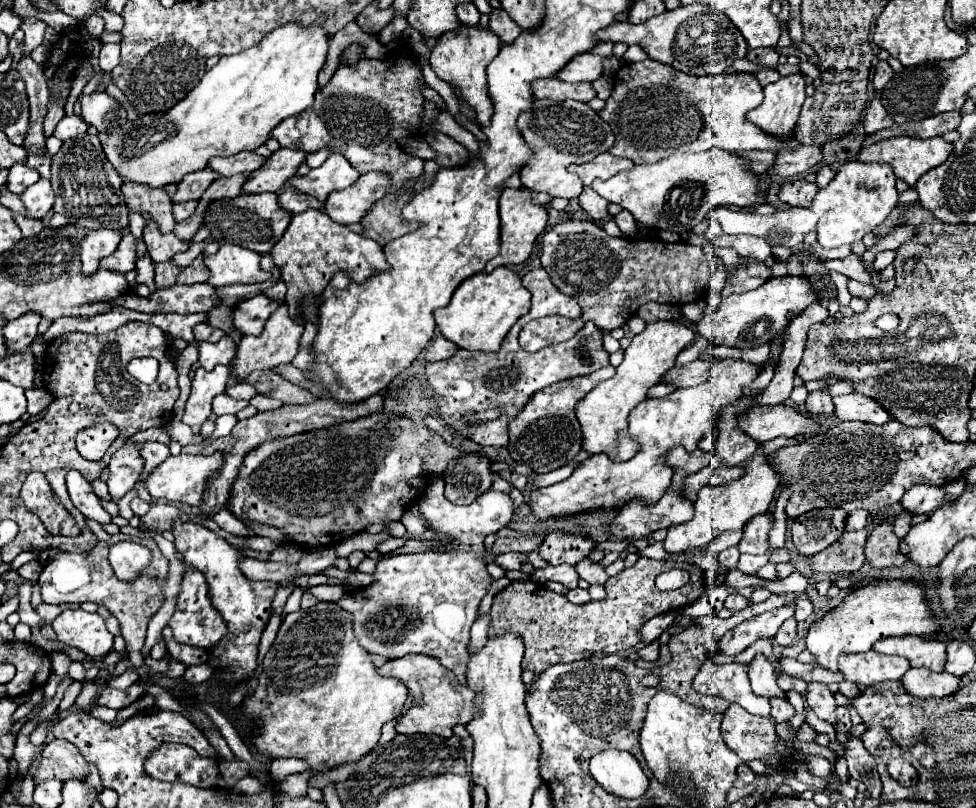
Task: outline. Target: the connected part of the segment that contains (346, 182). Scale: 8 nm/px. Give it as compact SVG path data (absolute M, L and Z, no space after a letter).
M336 152L330 154L320 168L310 170L306 176L296 174L290 180L286 180L284 186L296 188L296 192L310 194L320 202L324 202L332 190L348 188L358 176L360 174L352 168L352 164L348 164L348 160Z

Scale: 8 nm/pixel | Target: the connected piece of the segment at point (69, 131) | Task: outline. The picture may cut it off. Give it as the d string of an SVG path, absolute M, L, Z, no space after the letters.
M66 114L60 122L58 122L58 126L56 126L56 130L54 130L54 136L58 138L58 140L68 140L68 138L72 138L72 136L78 136L78 134L82 134L82 132L88 132L88 124L82 120L82 118L78 118L76 114Z

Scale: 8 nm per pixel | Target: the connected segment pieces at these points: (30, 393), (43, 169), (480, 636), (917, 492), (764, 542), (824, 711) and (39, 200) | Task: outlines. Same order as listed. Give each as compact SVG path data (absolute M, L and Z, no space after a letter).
M36 388L26 390L26 398L28 398L28 414L30 416L36 416L44 408L48 408L48 404L52 402L52 396L44 388L42 390L36 390Z
M44 152L42 156L34 156L34 154L28 154L28 162L26 162L30 168L34 168L42 178L50 178L50 154Z
M482 616L472 624L470 630L470 642L468 642L468 652L476 652L476 648L484 648L484 640L488 638L488 622L490 616Z
M916 484L916 488L908 488L908 492L904 492L900 506L910 514L930 514L940 504L944 504L944 496L944 488Z
M762 514L752 518L746 528L744 528L744 536L738 544L740 552L746 554L764 554L768 550L768 532L772 528L772 516Z
M810 682L808 684L808 694L806 694L806 704L810 706L810 710L814 710L814 714L818 718L836 726L836 706L838 704L836 704L836 700L834 700L834 696L828 690L826 684Z
M40 180L40 182L32 184L30 188L24 190L24 194L20 198L26 208L26 218L42 220L54 204L54 190L52 190L50 180Z

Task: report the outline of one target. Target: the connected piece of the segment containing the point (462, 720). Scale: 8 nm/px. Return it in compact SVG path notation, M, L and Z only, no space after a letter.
M408 654L404 658L388 660L384 666L378 668L380 676L398 678L408 688L412 696L412 704L408 710L398 718L396 732L398 734L438 734L438 736L452 736L452 728L456 724L468 724L474 714L474 692L468 686L460 686L452 672L448 672L436 658L424 654Z

